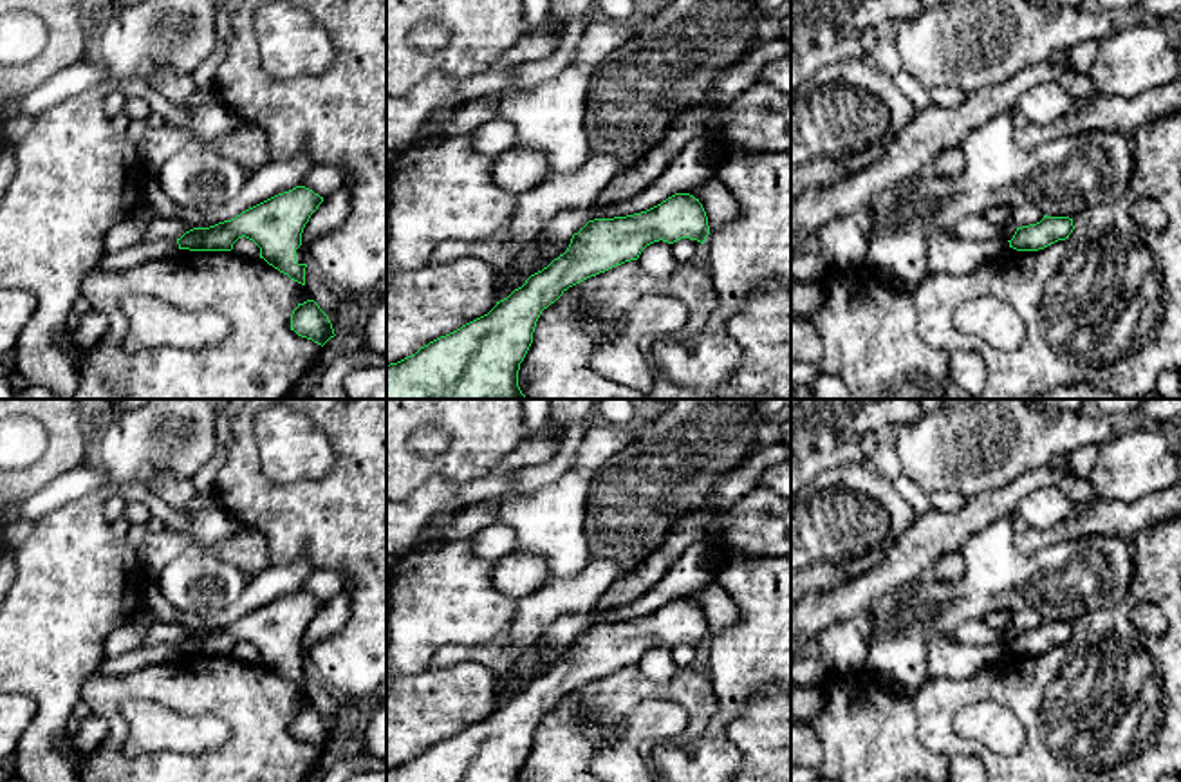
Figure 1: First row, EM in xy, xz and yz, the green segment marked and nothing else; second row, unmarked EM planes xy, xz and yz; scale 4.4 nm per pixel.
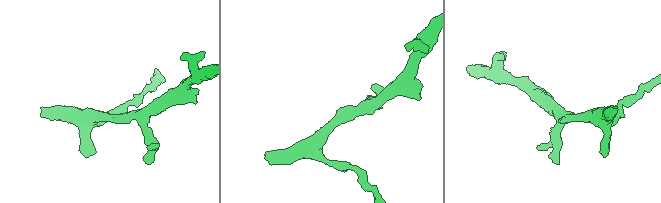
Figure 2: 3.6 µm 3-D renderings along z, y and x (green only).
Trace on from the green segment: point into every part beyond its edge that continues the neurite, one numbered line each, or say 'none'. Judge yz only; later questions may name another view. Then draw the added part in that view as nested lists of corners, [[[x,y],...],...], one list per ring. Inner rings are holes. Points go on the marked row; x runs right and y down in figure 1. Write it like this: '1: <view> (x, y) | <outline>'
none

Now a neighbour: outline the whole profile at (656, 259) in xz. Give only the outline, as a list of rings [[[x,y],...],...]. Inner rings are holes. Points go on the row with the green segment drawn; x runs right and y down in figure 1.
[[[663,240],[646,246],[637,262],[650,276],[659,280],[672,276],[679,265],[672,255],[672,244]]]

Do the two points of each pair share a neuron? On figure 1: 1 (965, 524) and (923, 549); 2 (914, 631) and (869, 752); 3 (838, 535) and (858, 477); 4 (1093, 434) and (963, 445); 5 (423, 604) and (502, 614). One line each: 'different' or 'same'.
1: same
2: different
3: same
4: same
5: same

